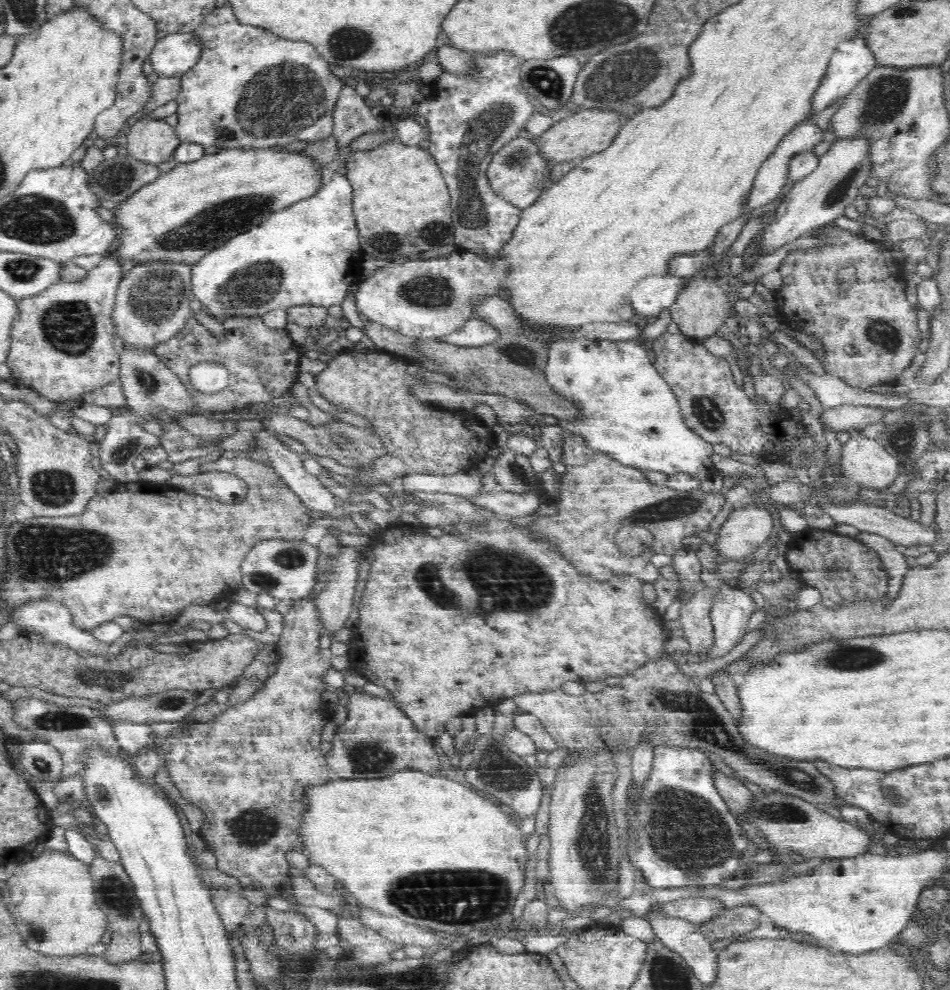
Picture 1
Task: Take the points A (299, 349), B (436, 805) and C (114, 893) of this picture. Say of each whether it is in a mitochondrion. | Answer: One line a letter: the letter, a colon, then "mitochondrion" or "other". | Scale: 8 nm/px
A: other
B: other
C: mitochondrion

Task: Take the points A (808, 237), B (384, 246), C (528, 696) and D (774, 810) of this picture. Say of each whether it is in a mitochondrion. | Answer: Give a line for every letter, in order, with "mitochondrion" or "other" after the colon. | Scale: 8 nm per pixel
A: other
B: mitochondrion
C: other
D: mitochondrion

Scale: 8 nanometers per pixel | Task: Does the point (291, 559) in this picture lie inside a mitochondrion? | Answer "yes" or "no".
yes

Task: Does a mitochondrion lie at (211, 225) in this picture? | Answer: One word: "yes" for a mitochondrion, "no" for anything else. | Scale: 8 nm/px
yes

